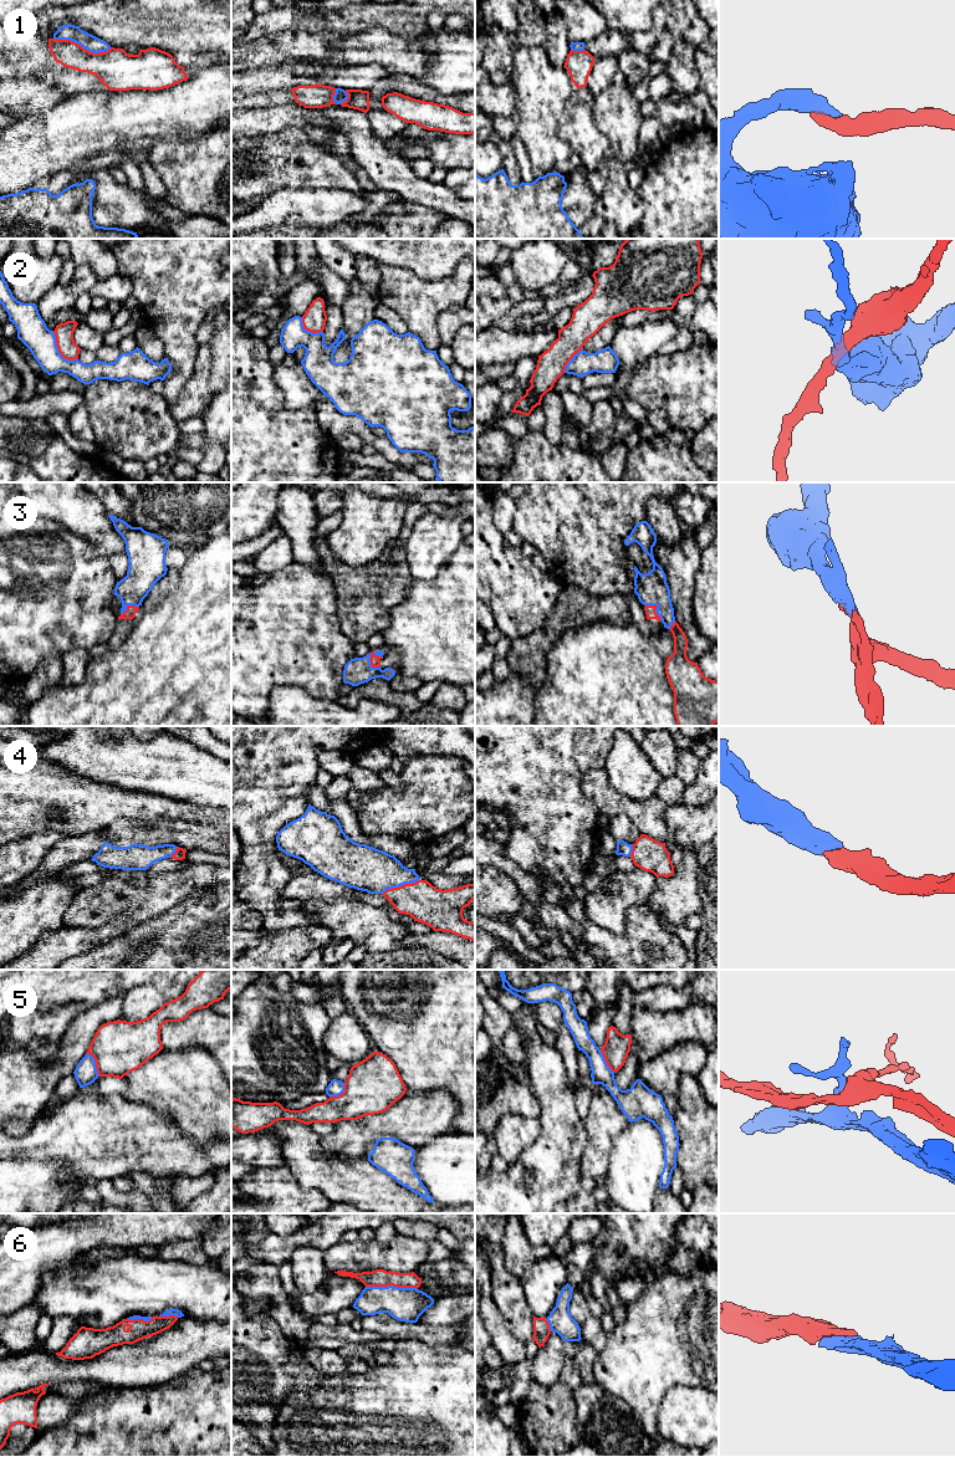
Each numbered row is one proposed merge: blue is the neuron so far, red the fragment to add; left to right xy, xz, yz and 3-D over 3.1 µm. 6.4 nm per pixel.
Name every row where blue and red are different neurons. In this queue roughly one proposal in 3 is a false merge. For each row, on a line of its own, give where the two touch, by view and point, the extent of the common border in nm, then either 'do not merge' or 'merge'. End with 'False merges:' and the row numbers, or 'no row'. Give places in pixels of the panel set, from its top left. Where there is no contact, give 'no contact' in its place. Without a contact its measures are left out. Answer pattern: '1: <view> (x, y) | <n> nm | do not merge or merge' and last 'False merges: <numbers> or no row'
1: xy (82, 46) | 380 nm | do not merge
2: xy (57, 351) | 260 nm | do not merge
3: xz (369, 661) | 120 nm | merge
4: xz (401, 885) | 260 nm | merge
5: xy (95, 1063) | 180 nm | do not merge
6: xz (392, 1286) | 340 nm | merge
False merges: 1, 2, 5

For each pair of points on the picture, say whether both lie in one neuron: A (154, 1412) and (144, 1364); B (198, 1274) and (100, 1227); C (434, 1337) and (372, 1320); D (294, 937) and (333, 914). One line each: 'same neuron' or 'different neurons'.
A: different neurons
B: different neurons
C: same neuron
D: different neurons

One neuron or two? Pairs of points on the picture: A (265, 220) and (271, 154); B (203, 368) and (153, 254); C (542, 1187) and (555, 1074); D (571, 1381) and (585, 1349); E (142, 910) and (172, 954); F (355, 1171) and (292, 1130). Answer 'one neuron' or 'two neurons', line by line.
A: two neurons
B: two neurons
C: one neuron
D: two neurons
E: two neurons
F: one neuron

